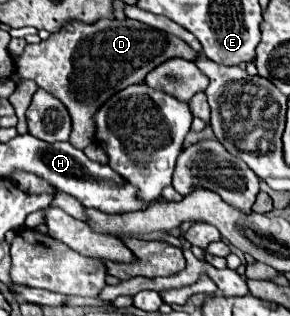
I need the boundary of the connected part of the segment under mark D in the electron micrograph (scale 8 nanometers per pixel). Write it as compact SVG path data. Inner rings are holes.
M100 19L92 25L66 23L62 31L52 33L46 41L40 41L38 45L26 45L24 53L16 59L16 67L22 79L34 79L38 87L46 89L68 107L70 115L74 117L70 143L78 149L84 149L94 139L94 121L90 115L98 103L104 103L122 87L144 83L146 73L158 63L172 57L184 57L192 61L194 55L196 51L182 43L182 39L146 27L144 23L132 19Z

